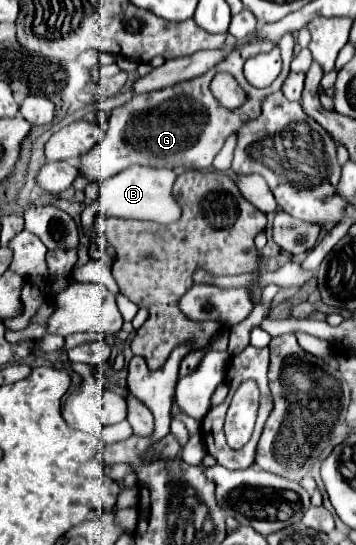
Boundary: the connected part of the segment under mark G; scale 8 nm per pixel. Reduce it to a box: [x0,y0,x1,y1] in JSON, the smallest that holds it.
[80,34,294,184]

